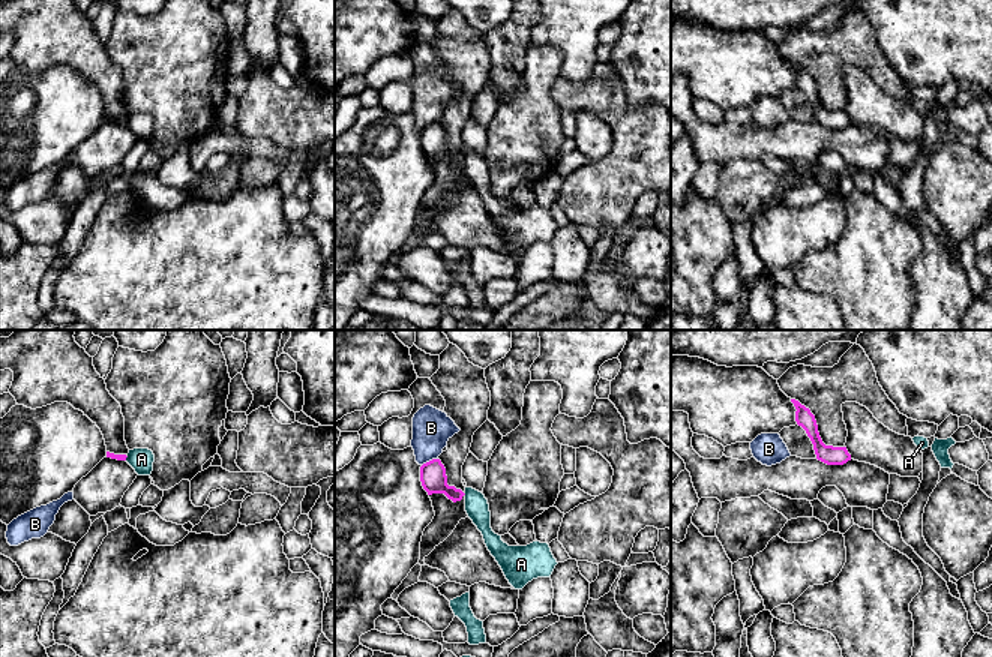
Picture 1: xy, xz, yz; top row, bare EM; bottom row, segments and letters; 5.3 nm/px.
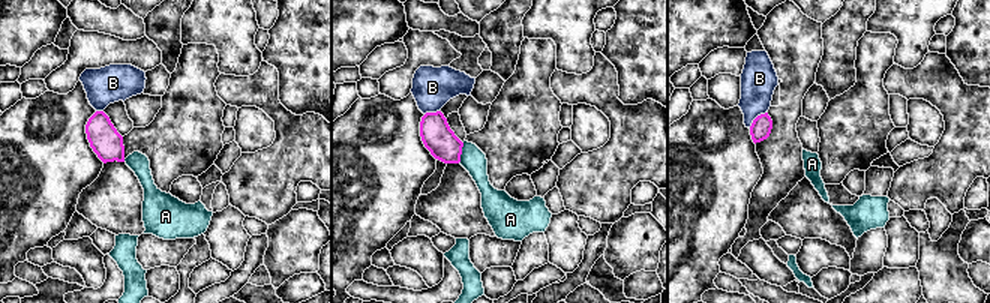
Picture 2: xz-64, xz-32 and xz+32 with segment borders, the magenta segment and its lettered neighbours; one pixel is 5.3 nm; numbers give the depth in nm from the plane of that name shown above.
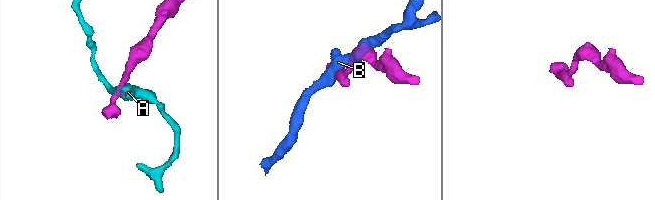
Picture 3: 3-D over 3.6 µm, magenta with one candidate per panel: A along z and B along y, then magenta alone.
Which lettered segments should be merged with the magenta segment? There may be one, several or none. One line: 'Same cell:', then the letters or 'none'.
Same cell: none

